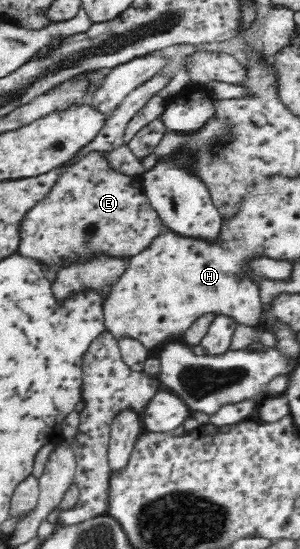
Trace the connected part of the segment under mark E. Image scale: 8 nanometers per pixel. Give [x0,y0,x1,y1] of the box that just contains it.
[17,153,161,265]

